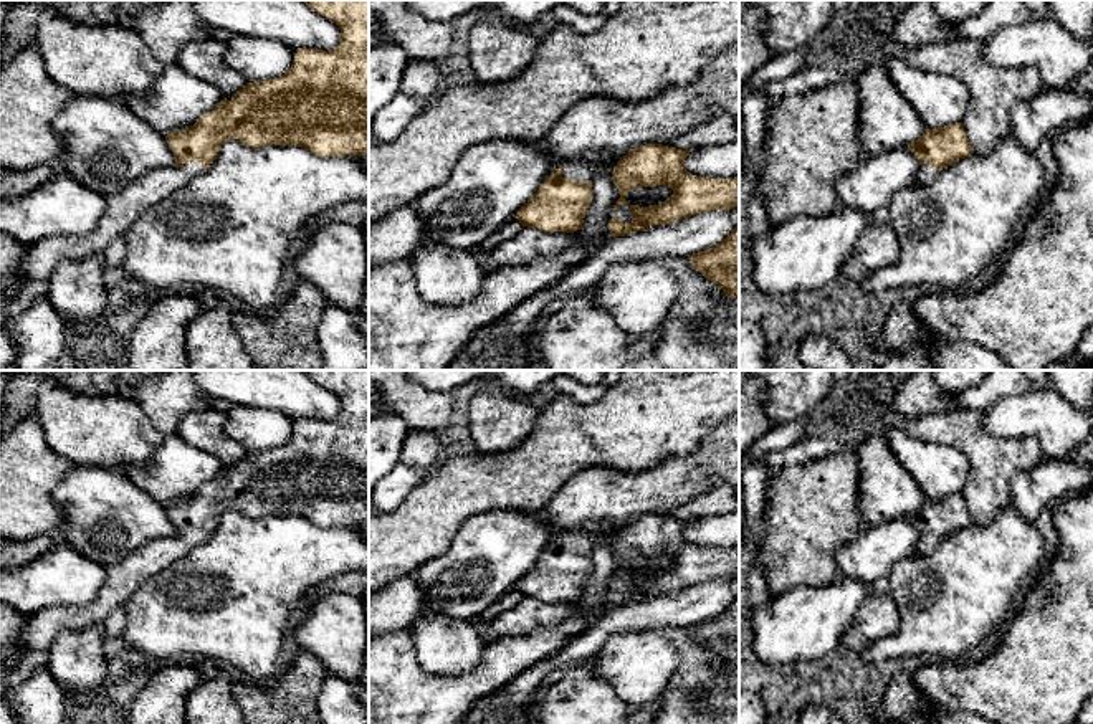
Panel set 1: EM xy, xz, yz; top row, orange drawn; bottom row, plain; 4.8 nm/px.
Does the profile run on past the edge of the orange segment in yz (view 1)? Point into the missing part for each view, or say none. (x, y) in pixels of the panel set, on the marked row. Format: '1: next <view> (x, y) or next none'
1: next yz (926, 174)

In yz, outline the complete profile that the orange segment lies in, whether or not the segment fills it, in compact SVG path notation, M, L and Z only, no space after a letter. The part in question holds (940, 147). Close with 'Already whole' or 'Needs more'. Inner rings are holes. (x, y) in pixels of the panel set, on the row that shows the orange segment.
M962 122L926 129L908 149L921 164L916 182L923 185L933 182L934 177L952 162L972 154Z. Needs more

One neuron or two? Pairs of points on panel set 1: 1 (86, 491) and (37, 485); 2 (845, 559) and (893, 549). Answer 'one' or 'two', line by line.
1: two
2: one

